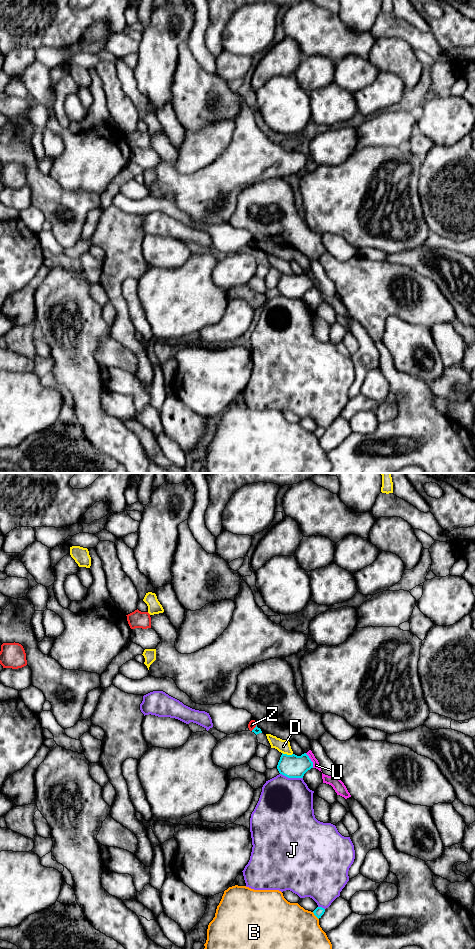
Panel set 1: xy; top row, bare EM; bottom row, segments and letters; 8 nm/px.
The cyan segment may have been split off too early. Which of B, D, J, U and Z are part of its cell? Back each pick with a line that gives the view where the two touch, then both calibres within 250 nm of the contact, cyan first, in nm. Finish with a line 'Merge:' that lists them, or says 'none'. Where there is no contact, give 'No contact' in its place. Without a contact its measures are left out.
Merge: none

